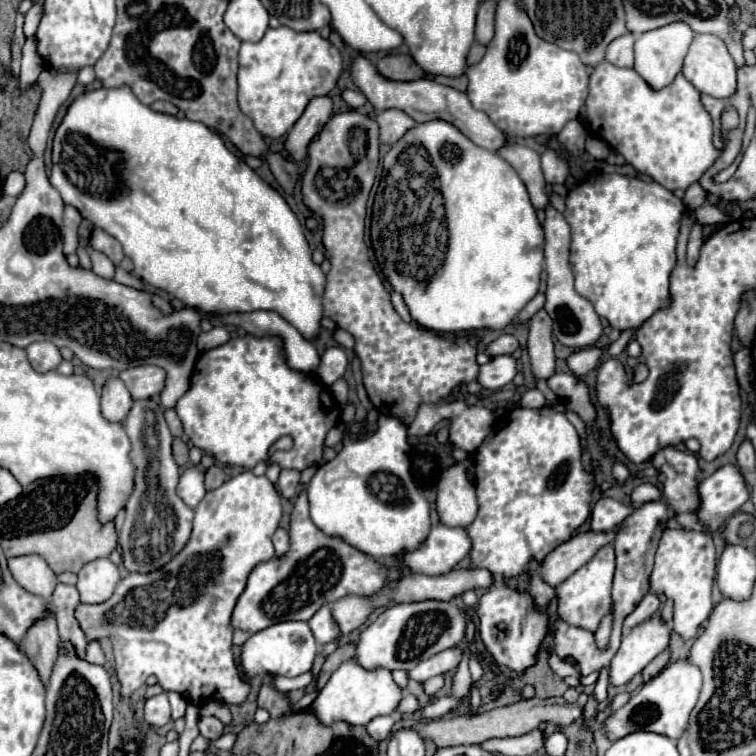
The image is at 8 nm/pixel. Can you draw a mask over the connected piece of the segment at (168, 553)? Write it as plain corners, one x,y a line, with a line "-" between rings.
136,400
124,428
132,440
130,460
136,474
134,490
128,498
126,518
120,530
122,558
128,572
152,572
184,548
184,542
188,542
188,534
192,532
194,510
184,506
184,502
176,496
180,468
172,458
172,434
166,426
162,408
150,400

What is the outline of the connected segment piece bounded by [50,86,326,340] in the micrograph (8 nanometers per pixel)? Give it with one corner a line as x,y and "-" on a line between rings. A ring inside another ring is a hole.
128,86
88,90
68,106
66,116
56,128
50,184
60,192
64,204
74,206
96,228
102,228
122,244
124,254
134,262
134,276
148,286
164,290
186,306
206,314
276,310
308,340
316,338
322,318
320,298
326,280
320,266
312,262
312,252
298,218
286,200
202,122
154,112
150,106
142,104
-
64,134
84,134
84,138
92,138
96,146
108,146
108,150
120,150
120,154
124,154
124,162
120,162
120,194
112,194
112,198
92,198
92,194
76,190
76,186
64,178
64,170
60,170

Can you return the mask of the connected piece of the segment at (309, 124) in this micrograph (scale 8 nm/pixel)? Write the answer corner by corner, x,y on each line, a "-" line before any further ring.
328,96
314,98
308,104
308,108
300,116
300,120
290,130
286,144
284,144
284,150
288,152
288,156
294,162
302,162
306,158
308,144
324,128
324,124
328,122
330,116
332,116
332,100

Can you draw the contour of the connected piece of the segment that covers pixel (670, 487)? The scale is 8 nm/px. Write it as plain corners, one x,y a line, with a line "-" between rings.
668,446
668,448
662,448
654,456
654,468
666,476
662,498
668,502
676,520
686,530
702,530
702,526
696,522
696,514
694,514
694,510
698,506
696,456
692,452
680,452
680,450

